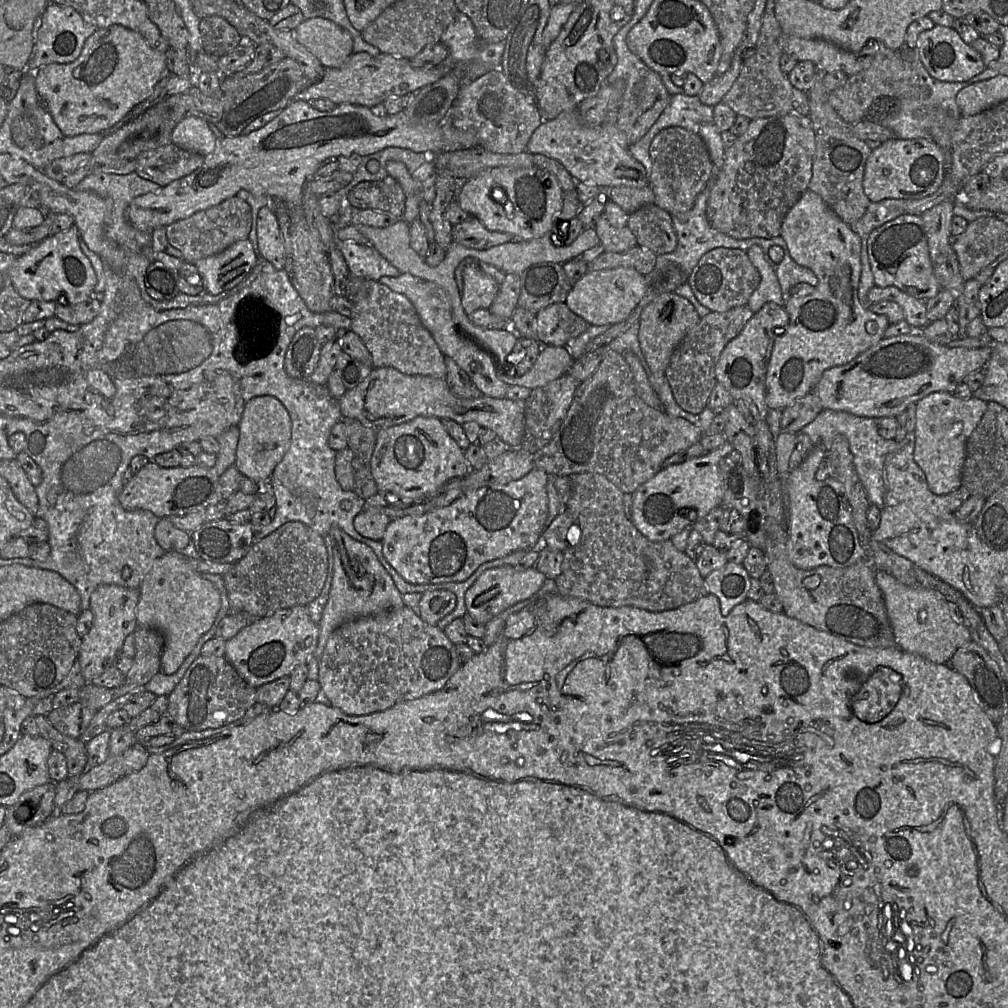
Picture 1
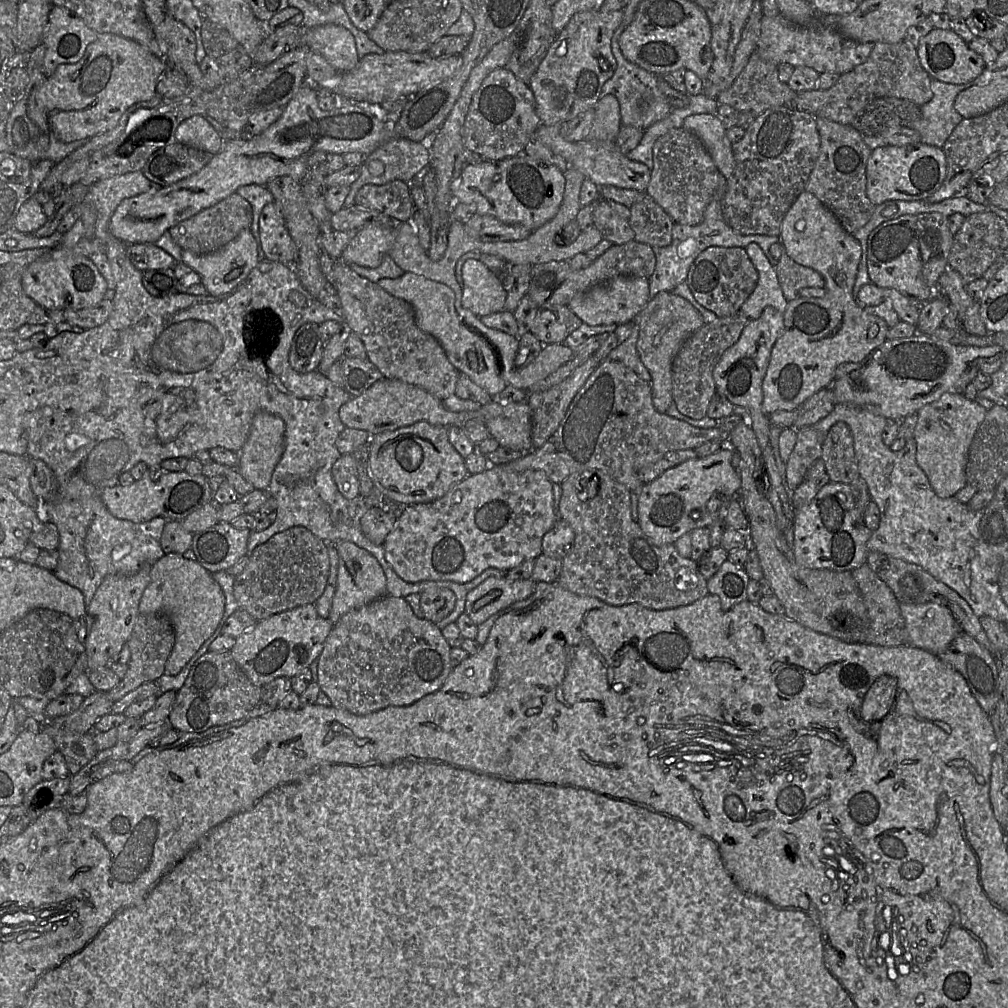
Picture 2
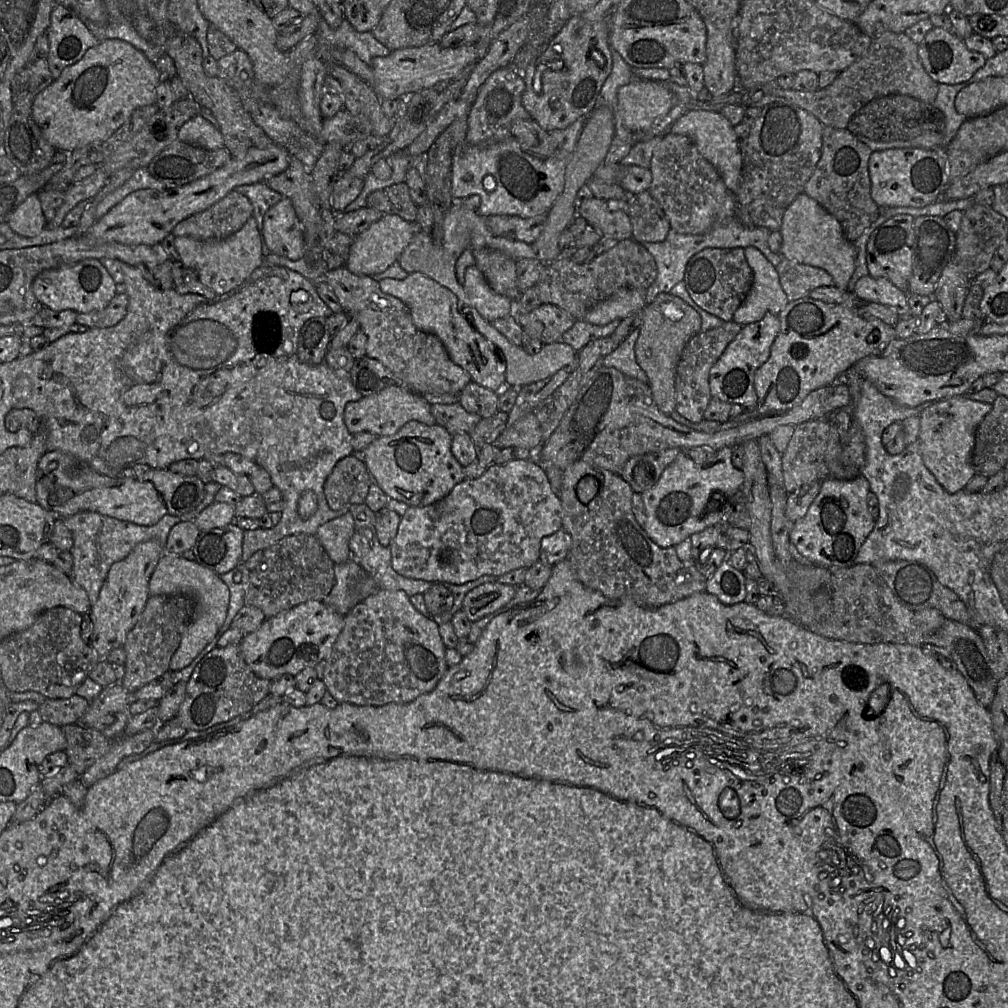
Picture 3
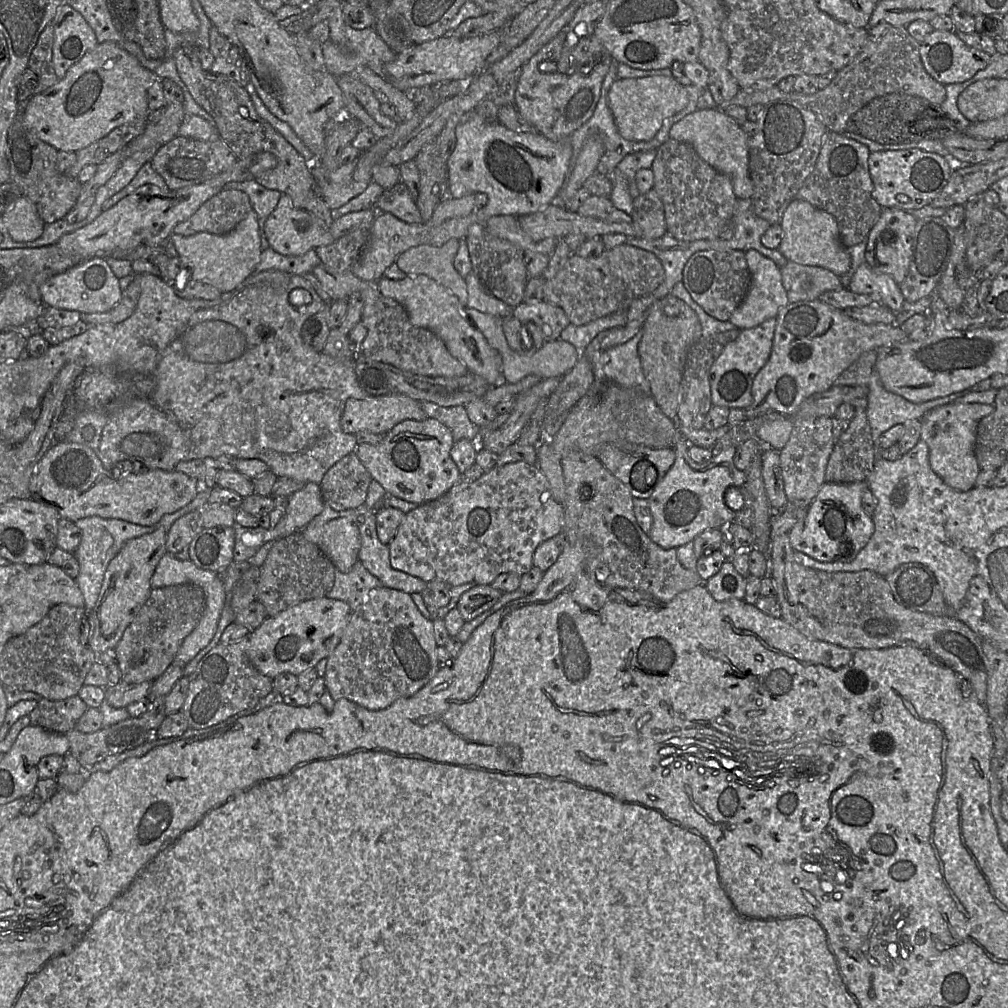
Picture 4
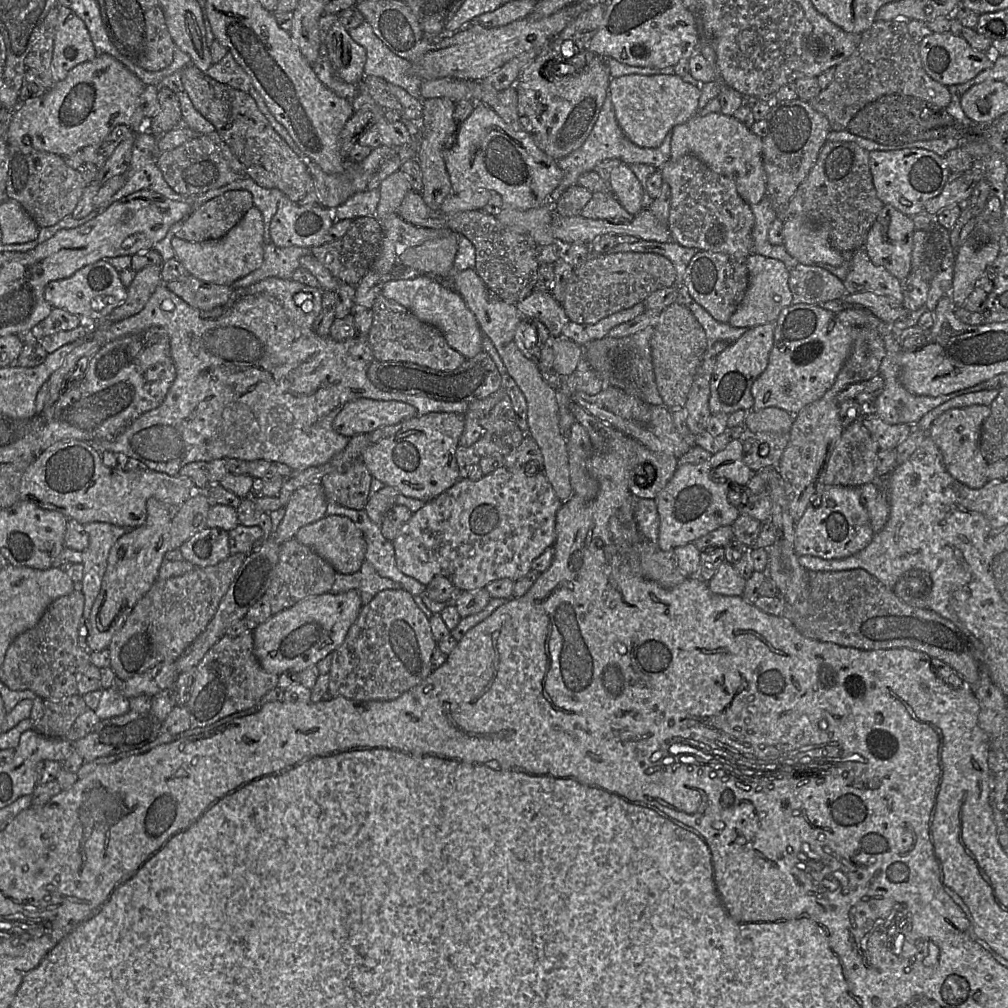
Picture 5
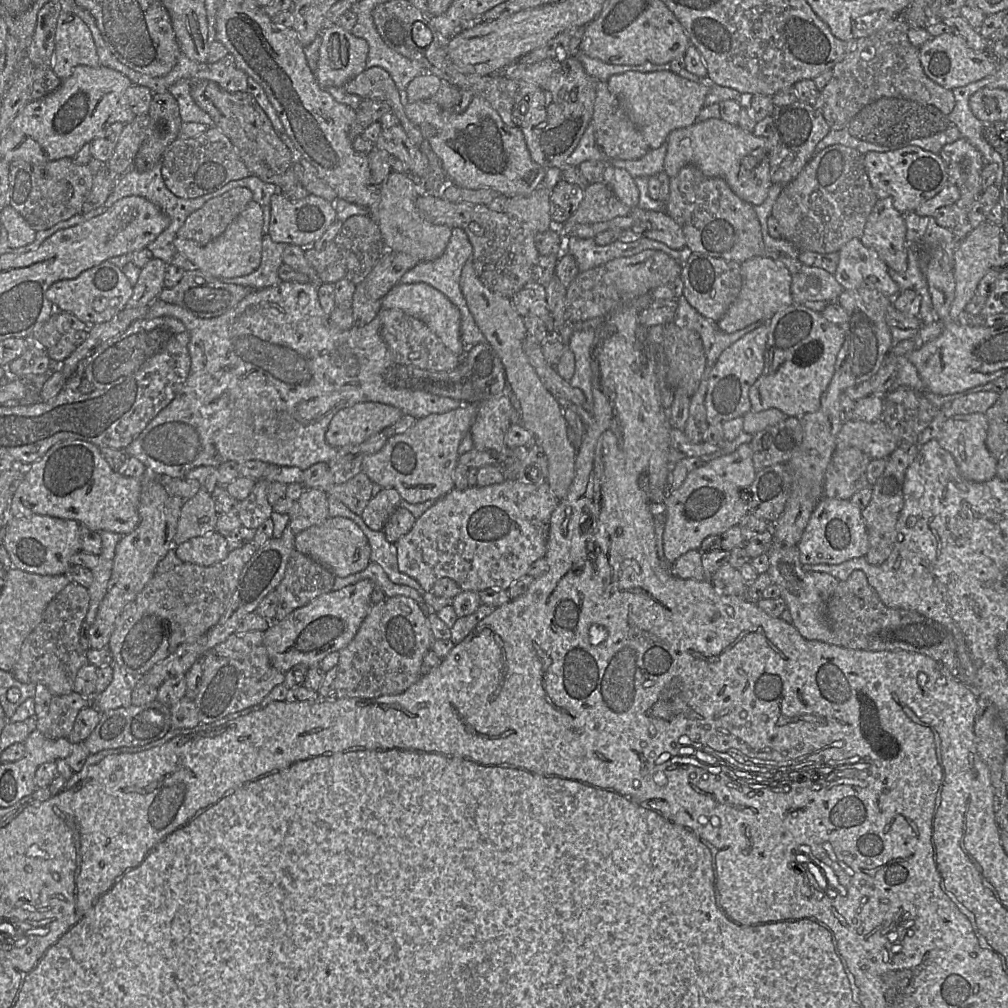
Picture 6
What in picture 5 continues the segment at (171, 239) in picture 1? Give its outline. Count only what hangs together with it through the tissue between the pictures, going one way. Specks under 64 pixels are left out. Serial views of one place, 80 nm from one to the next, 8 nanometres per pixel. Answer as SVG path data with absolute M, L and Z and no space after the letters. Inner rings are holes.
M227 191L193 210L175 236L189 242L222 238L253 206L249 191Z

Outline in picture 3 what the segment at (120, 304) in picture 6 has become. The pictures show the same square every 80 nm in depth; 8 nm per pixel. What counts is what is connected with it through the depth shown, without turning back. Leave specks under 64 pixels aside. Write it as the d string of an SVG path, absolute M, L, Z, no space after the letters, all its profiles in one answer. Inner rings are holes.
M85 259L72 265L42 271L35 277L32 291L44 307L54 311L88 313L108 305L116 294L116 284L99 260Z

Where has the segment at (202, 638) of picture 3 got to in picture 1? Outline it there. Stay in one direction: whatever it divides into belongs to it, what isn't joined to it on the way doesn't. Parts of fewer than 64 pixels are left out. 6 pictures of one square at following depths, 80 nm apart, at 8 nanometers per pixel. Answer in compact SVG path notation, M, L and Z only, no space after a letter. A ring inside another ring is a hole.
M166 552L162 557L154 560L140 585L140 598L136 607L137 626L156 629L163 635L164 648L160 671L166 675L172 675L179 669L201 636L212 627L221 606L218 589L192 567L190 559L193 558L188 558L181 552Z

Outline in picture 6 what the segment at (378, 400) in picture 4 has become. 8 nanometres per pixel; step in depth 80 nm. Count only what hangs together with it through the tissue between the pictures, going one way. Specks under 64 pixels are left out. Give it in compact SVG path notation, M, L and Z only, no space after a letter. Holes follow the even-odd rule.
M357 403L332 418L325 439L337 449L359 444L394 425L403 415L399 408L389 404Z

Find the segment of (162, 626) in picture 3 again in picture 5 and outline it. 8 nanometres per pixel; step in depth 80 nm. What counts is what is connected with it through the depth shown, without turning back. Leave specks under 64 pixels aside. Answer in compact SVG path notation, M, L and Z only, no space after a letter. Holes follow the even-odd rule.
M236 553L214 566L195 567L181 576L156 580L108 646L116 677L125 681L157 664L175 662L213 619L247 556Z

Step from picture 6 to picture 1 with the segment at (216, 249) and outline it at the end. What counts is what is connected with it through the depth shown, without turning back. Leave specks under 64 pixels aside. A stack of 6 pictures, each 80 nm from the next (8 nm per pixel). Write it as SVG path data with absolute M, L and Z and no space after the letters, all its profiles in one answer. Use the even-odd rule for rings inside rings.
M249 239L239 240L223 252L194 262L203 278L205 292L218 295L241 283L257 264L258 258Z

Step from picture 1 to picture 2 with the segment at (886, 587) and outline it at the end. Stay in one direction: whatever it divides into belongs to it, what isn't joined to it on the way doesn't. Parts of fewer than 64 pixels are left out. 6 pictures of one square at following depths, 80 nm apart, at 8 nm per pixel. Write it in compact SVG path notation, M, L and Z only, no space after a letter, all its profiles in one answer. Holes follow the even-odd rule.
M900 603L907 631L907 645L936 656L943 653L962 631L950 610L940 604Z

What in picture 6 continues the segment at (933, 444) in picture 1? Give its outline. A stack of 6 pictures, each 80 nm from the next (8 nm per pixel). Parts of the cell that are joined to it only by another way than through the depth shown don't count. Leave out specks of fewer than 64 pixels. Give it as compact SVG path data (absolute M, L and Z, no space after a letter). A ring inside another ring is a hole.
M985 413L957 414L945 421L936 439L940 446L947 450L955 459L961 475L973 482L986 482L996 477L998 459L993 457L986 446L988 422Z

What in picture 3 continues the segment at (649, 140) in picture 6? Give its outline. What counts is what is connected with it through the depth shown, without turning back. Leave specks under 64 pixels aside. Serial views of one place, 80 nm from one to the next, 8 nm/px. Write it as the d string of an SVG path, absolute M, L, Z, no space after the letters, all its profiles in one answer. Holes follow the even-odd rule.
M634 79L617 91L618 110L626 128L649 129L659 123L677 104L675 93L667 83Z

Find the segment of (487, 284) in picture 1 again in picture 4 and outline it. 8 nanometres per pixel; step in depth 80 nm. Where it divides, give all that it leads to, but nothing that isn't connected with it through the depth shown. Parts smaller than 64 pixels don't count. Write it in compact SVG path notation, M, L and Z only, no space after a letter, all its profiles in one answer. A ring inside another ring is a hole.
M474 272L469 273L465 280L471 308L503 319L512 316L513 308L489 293Z

